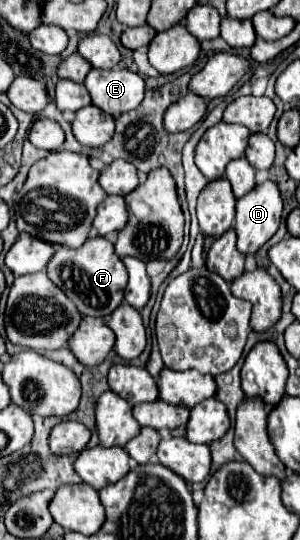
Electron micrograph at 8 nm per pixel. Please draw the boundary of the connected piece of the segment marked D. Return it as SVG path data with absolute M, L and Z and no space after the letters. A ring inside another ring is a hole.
M263 181L255 185L247 195L237 199L237 249L245 255L255 253L267 243L281 221L283 199L275 181Z

